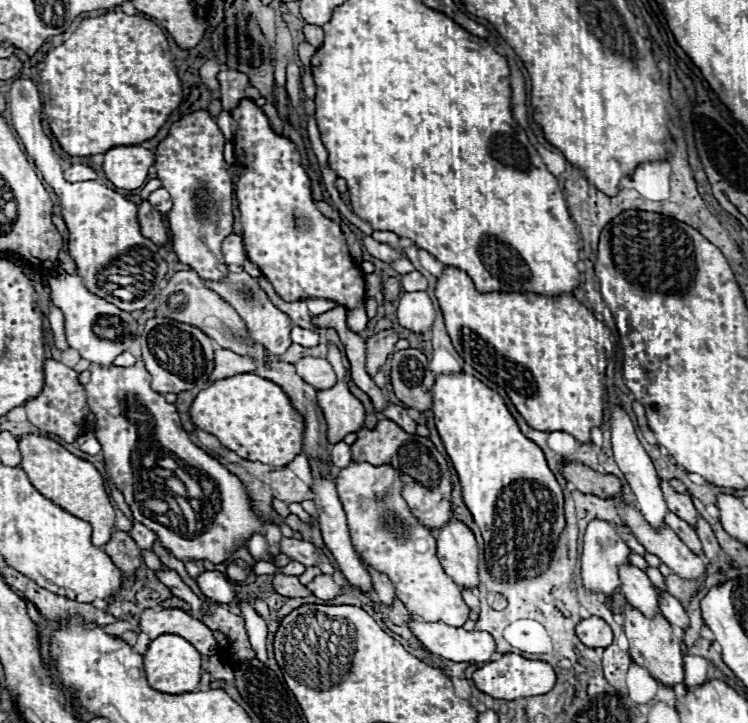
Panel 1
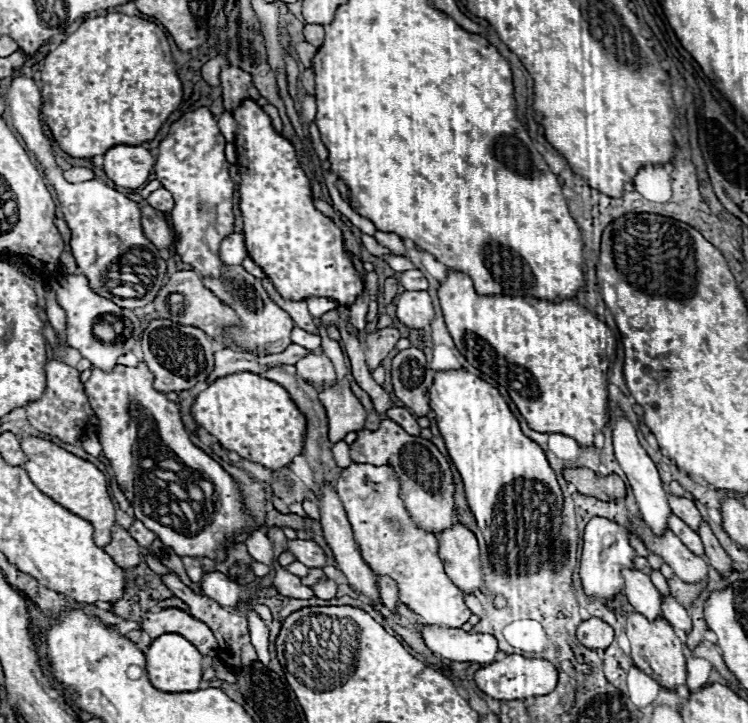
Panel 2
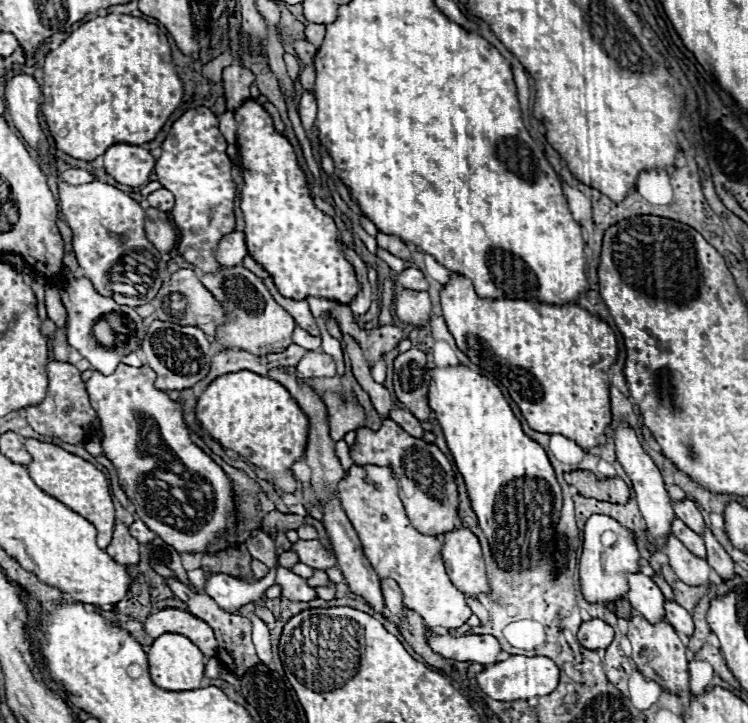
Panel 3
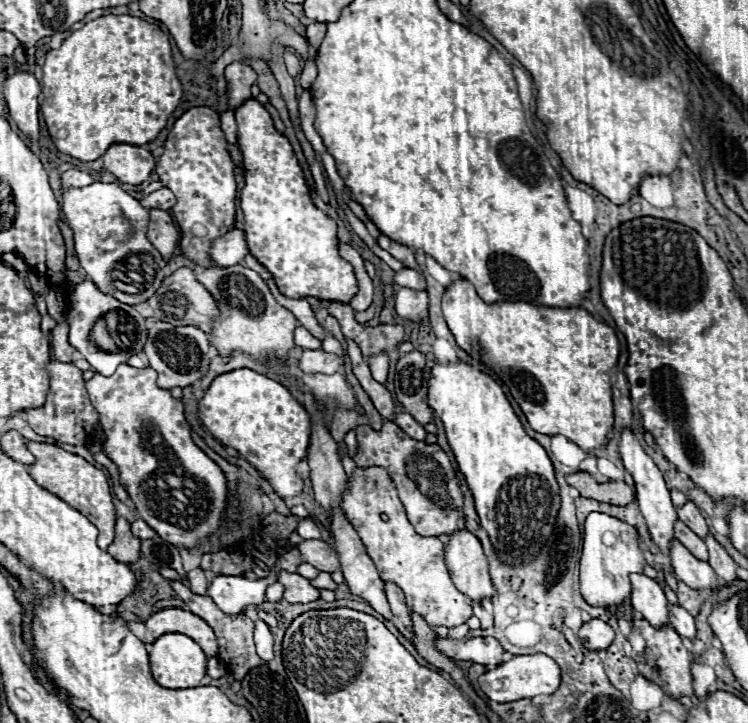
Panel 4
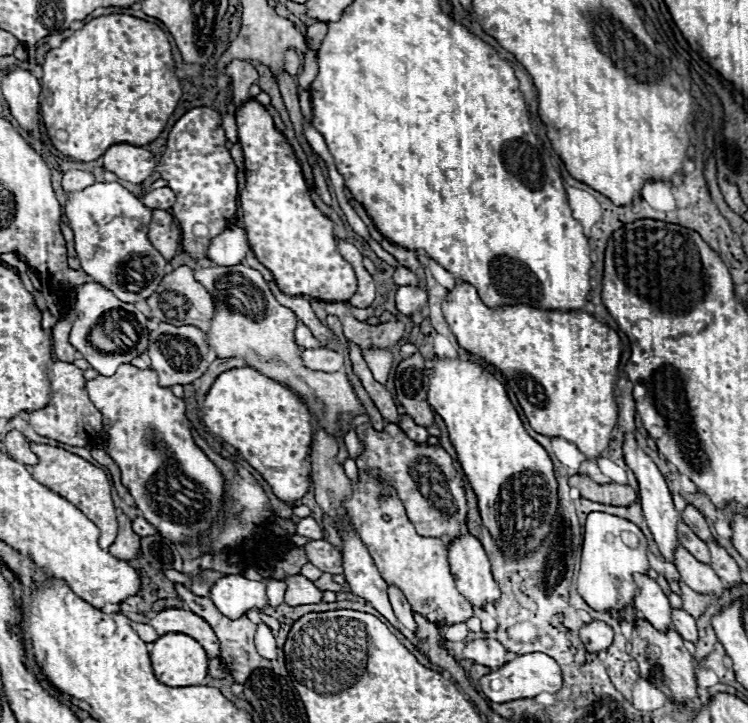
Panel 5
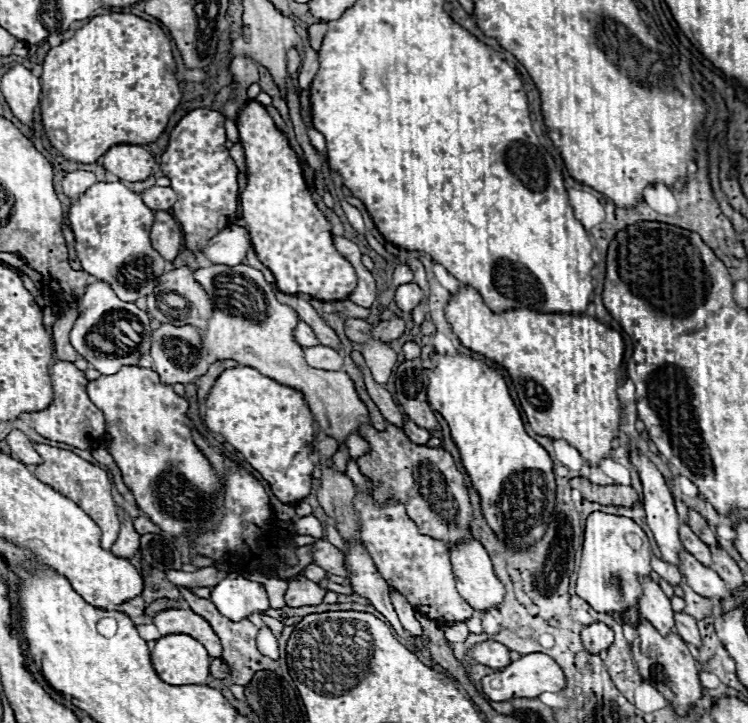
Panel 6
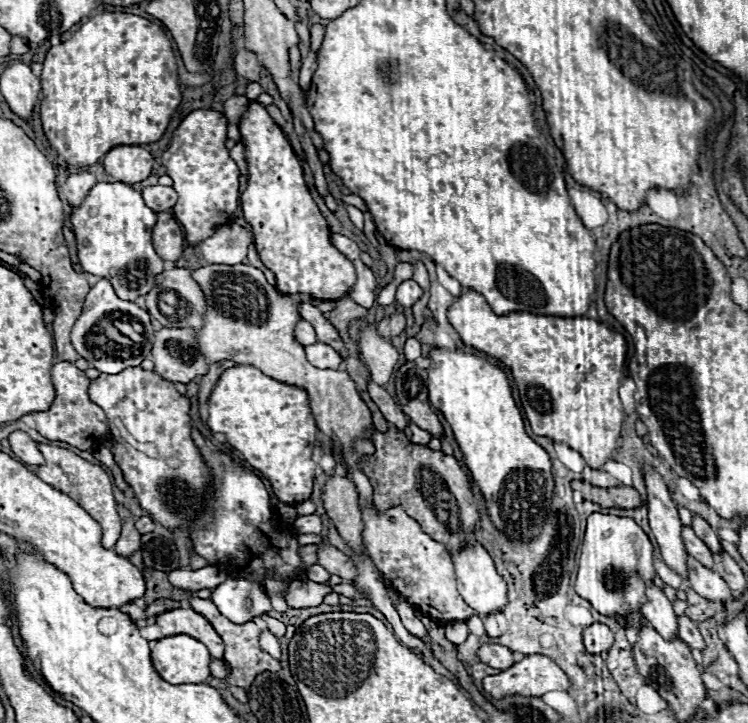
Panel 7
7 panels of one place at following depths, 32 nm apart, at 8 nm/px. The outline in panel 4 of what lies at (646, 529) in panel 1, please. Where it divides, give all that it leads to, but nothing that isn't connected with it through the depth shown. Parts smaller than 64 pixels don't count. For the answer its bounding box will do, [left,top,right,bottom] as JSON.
[670,540,720,592]

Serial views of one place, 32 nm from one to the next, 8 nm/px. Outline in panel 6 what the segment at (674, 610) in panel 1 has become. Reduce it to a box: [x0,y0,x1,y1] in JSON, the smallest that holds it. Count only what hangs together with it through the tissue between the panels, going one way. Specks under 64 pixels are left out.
[674,612,702,648]

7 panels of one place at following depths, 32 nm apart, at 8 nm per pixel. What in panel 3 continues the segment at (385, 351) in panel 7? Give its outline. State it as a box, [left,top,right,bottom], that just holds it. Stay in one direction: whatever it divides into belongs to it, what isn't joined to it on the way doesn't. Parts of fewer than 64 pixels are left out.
[370,356,386,384]

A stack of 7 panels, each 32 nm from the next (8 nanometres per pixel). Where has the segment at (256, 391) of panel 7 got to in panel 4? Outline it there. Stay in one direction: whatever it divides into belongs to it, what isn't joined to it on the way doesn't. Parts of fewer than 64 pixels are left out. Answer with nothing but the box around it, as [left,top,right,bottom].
[200,368,310,498]

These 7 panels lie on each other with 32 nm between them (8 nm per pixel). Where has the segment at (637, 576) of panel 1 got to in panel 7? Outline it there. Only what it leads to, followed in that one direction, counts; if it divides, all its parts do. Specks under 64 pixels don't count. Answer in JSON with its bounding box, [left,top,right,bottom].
[640,584,678,640]

